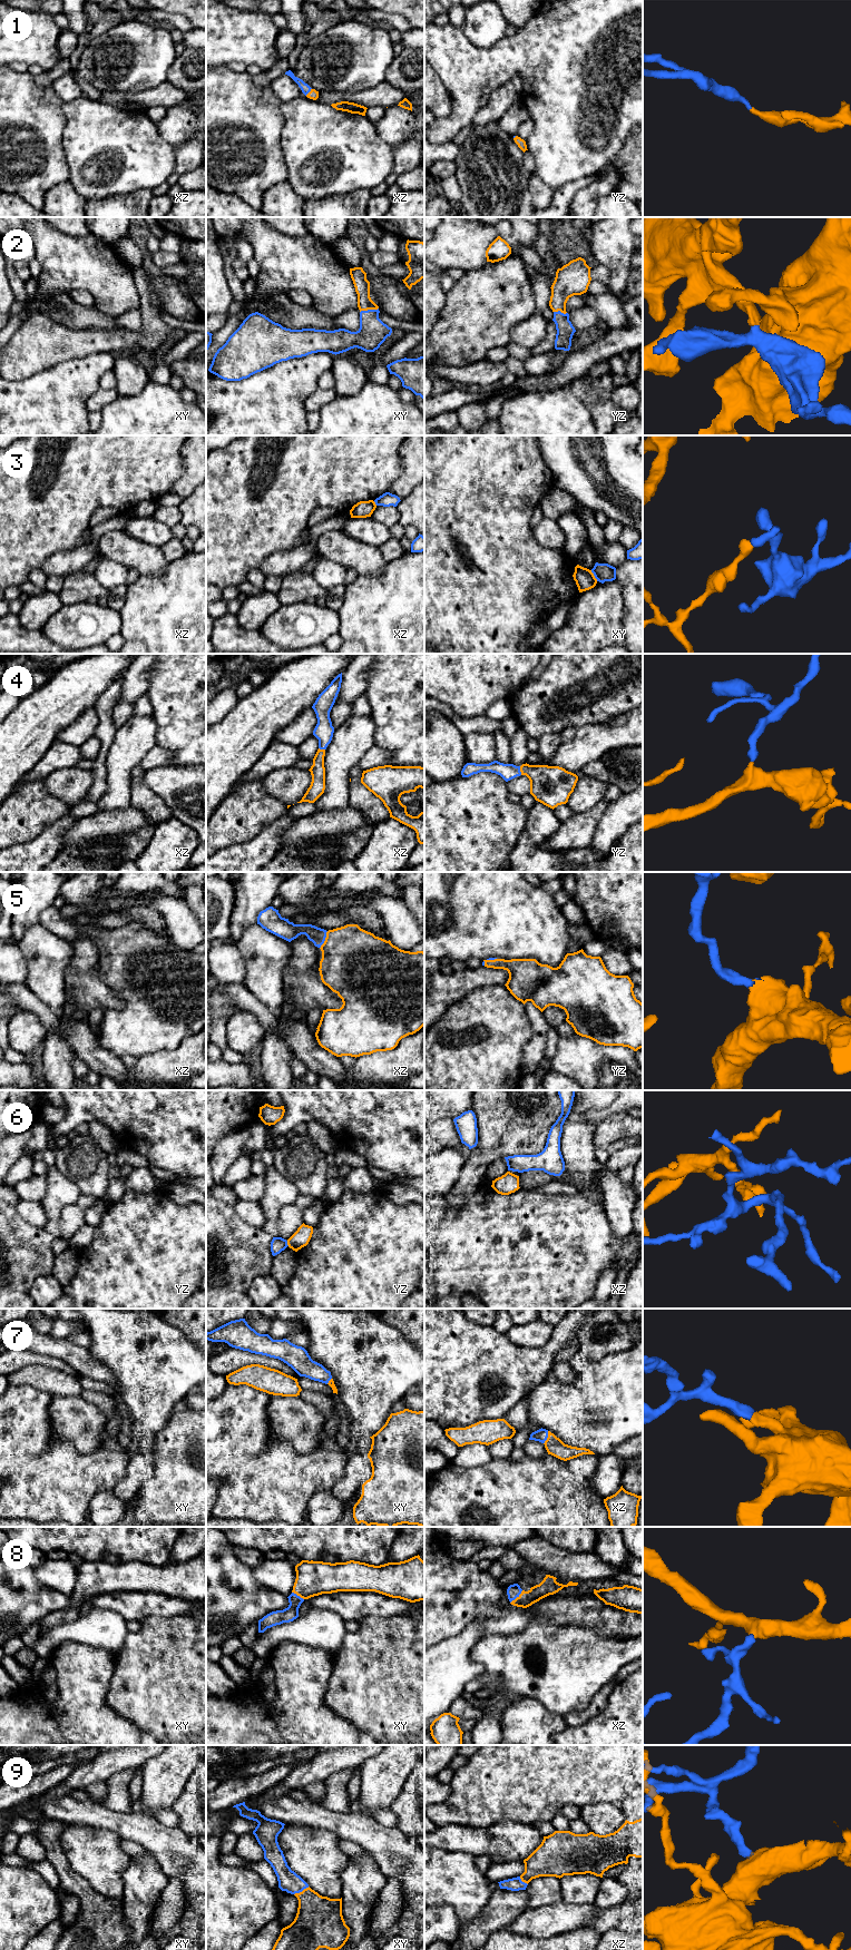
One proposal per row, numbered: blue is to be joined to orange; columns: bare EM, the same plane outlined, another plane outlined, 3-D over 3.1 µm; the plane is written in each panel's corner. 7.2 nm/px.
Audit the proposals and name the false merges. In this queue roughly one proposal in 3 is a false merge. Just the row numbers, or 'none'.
3, 6

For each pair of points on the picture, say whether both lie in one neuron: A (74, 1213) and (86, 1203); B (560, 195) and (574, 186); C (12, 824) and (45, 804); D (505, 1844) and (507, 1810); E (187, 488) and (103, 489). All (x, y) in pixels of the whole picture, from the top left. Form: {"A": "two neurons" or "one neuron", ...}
{"A": "two neurons", "B": "one neuron", "C": "one neuron", "D": "two neurons", "E": "two neurons"}

